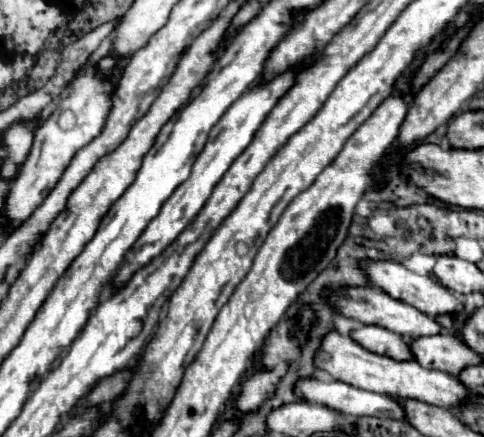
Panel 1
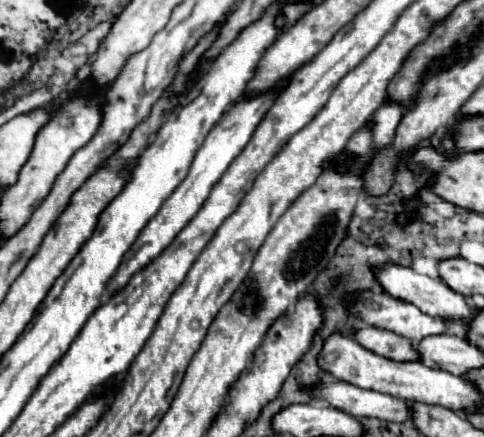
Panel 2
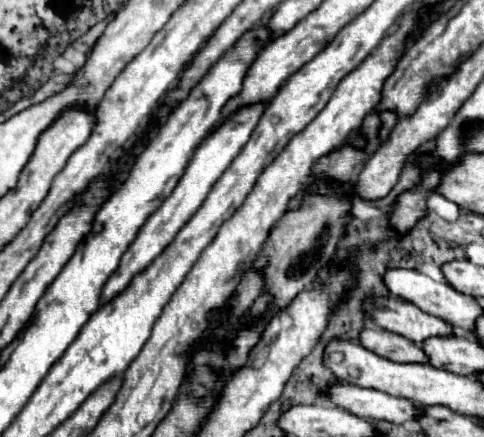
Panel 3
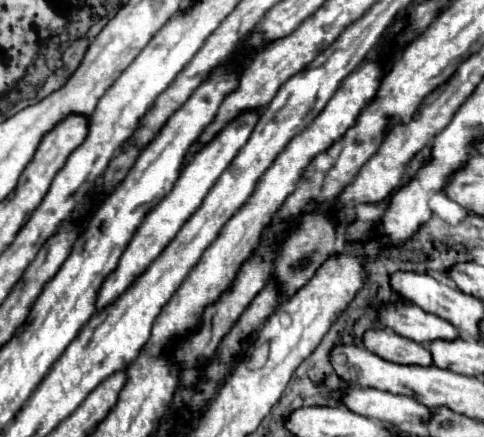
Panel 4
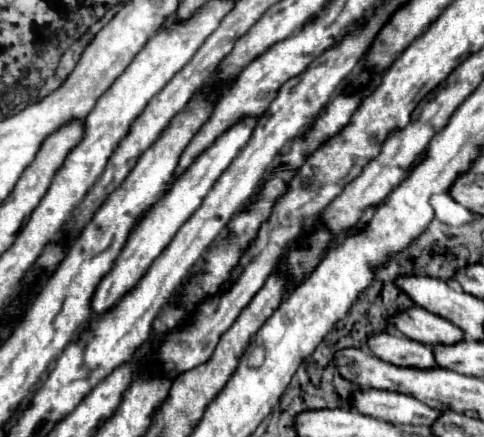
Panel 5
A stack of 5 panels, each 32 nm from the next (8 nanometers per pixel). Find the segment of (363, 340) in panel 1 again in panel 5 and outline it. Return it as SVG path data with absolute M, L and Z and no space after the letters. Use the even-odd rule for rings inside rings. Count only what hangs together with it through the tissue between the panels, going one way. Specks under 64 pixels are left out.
M390 330L370 334L366 346L380 360L396 364L396 366L408 366L408 368L412 368L412 366L414 368L434 368L436 366L430 346L410 340L406 336L404 338L396 336Z

